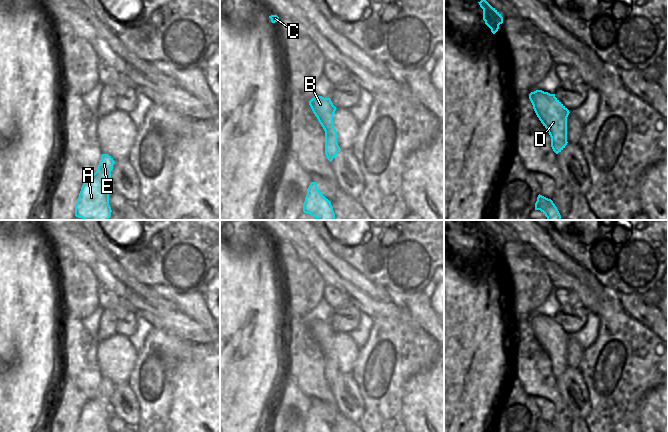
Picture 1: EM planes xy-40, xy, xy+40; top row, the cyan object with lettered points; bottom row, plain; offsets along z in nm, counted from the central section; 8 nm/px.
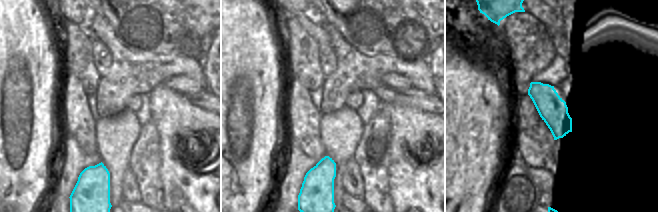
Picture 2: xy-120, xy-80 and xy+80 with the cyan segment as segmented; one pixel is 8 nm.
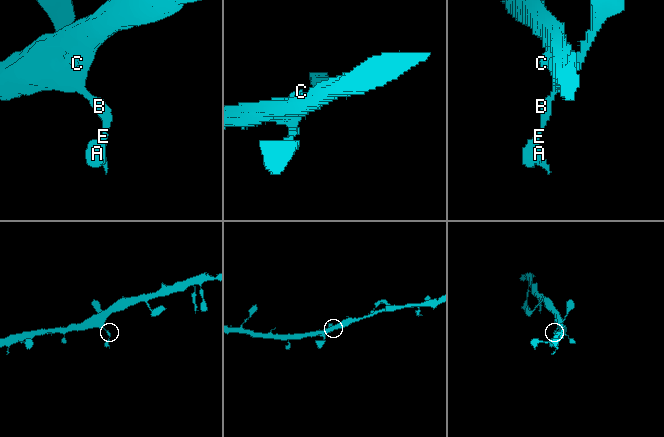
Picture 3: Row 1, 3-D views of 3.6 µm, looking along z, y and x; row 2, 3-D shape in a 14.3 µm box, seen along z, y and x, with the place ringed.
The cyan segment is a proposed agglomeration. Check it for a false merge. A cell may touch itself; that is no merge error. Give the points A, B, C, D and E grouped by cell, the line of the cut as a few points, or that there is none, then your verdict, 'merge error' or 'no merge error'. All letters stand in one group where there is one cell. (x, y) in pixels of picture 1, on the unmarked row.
groups A B C D E; cut none; no merge error

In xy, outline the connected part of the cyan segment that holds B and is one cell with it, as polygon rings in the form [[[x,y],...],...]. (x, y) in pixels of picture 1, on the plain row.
[[[322,320],[312,322],[309,329],[325,355],[325,379],[331,386],[341,374],[337,367],[337,355],[333,349],[333,339],[337,332],[330,322]]]

